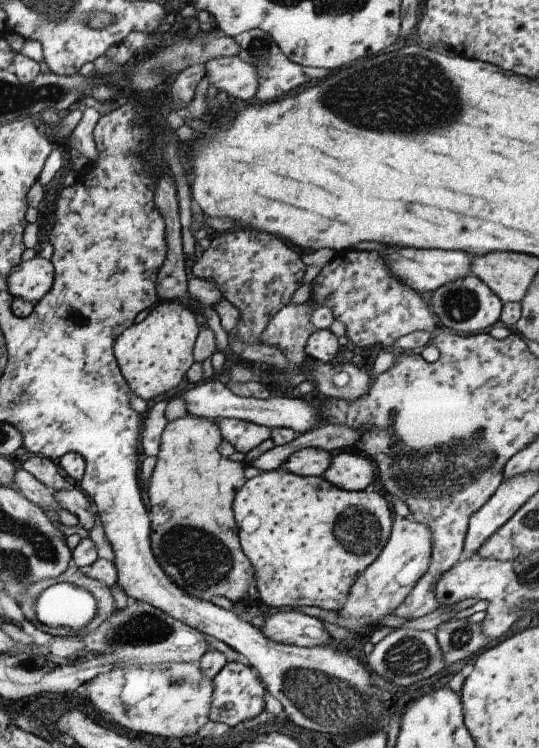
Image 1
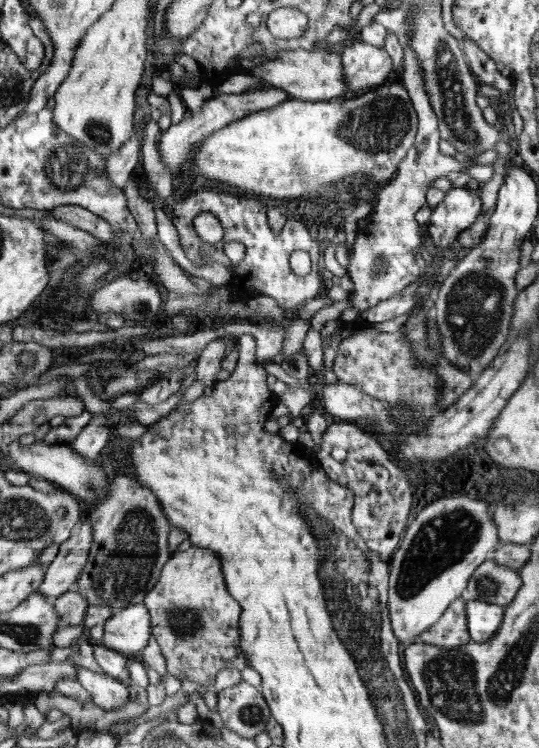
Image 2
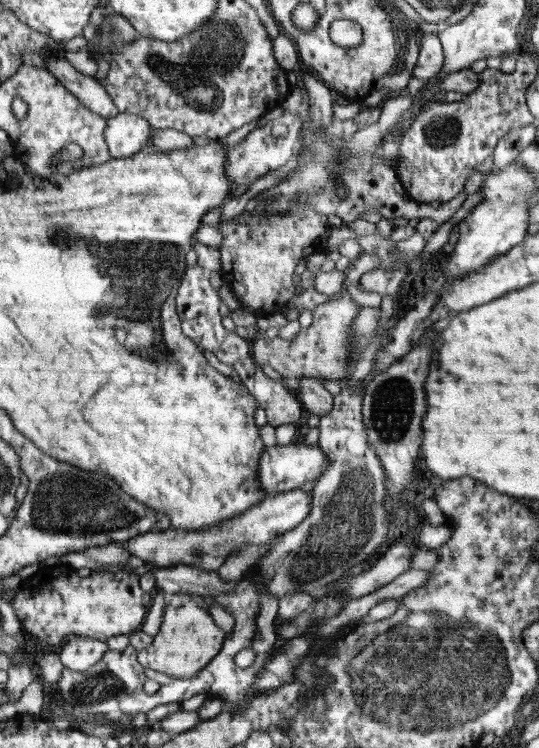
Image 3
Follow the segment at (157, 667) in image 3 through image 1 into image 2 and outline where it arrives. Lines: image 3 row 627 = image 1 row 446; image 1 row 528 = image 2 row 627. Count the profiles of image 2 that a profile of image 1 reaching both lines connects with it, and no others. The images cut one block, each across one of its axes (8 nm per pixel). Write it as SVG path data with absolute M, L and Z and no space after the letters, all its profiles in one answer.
M194 545L188 551L176 550L162 568L158 582L146 594L143 603L152 614L154 639L161 648L169 674L177 676L184 683L197 682L206 686L208 683L214 684L216 675L222 669L242 671L248 666L238 634L238 618L242 608L226 590L220 560L214 550L204 550Z

